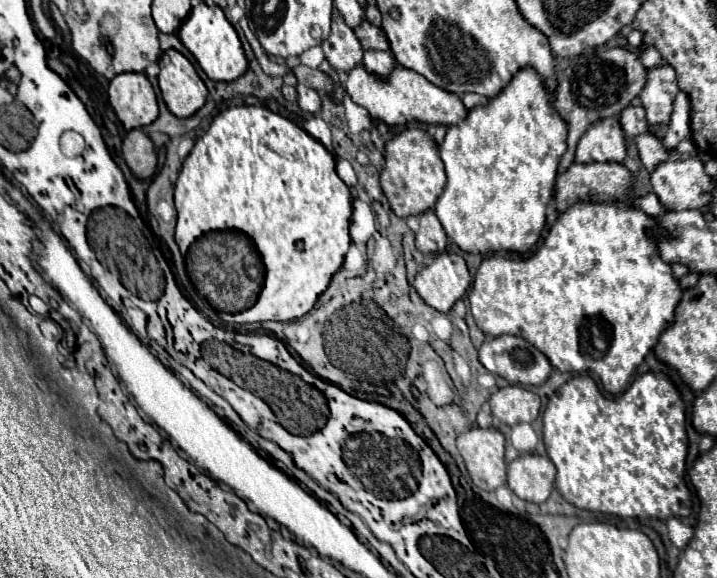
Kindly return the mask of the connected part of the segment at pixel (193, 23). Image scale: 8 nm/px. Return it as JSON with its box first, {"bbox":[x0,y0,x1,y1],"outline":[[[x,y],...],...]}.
{"bbox":[179,3,249,83],"outline":[[[199,3],[197,7],[193,7],[189,17],[183,21],[183,25],[179,29],[179,39],[195,55],[201,69],[213,81],[229,83],[229,81],[239,79],[249,69],[249,63],[247,63],[243,45],[239,41],[239,35],[233,29],[233,25],[227,21],[227,17],[223,15],[221,7],[217,7],[217,5]]]}

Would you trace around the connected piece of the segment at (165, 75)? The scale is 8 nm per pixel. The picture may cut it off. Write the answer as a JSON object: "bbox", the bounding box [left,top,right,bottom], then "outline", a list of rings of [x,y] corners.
{"bbox":[159,49,207,117],"outline":[[[167,49],[159,59],[159,67],[161,95],[173,115],[191,117],[205,105],[207,87],[185,55],[175,49]]]}

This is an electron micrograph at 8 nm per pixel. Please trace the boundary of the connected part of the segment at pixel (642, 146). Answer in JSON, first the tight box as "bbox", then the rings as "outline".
{"bbox":[635,133,667,171],"outline":[[[645,133],[645,135],[637,137],[635,143],[639,147],[639,155],[641,155],[641,161],[647,167],[647,171],[653,171],[655,165],[667,157],[665,147],[653,133]]]}

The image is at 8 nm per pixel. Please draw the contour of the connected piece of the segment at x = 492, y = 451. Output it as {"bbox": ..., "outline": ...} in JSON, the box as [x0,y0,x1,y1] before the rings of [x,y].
{"bbox":[457,427,507,491],"outline":[[[473,427],[467,433],[461,433],[457,437],[457,449],[465,461],[465,467],[471,475],[471,481],[485,489],[485,491],[493,491],[501,485],[507,483],[507,465],[503,459],[503,451],[505,451],[505,435],[499,429],[481,429],[481,427]]]}

